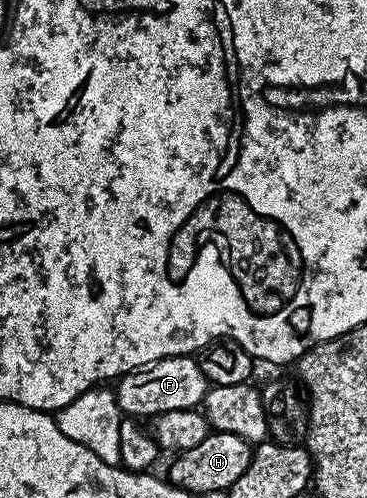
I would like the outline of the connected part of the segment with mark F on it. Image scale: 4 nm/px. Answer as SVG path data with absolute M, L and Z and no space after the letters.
M187 355L165 357L142 369L133 369L130 373L122 374L117 378L114 394L125 416L153 419L159 413L199 408L203 404L207 390L208 382L204 371L200 371L193 356Z

